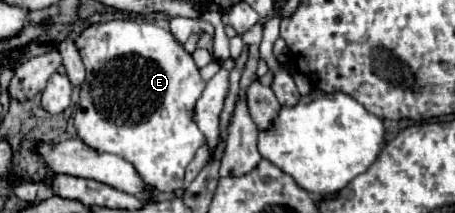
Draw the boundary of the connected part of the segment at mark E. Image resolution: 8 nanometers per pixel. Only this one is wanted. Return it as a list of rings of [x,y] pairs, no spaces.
[[[109,21],[89,25],[77,39],[81,59],[87,67],[85,83],[81,85],[81,101],[77,109],[77,135],[99,153],[113,153],[133,163],[143,181],[157,191],[177,191],[183,187],[183,175],[193,161],[195,151],[205,143],[203,133],[191,121],[193,105],[205,89],[205,81],[193,63],[191,53],[171,35],[149,21]]]

